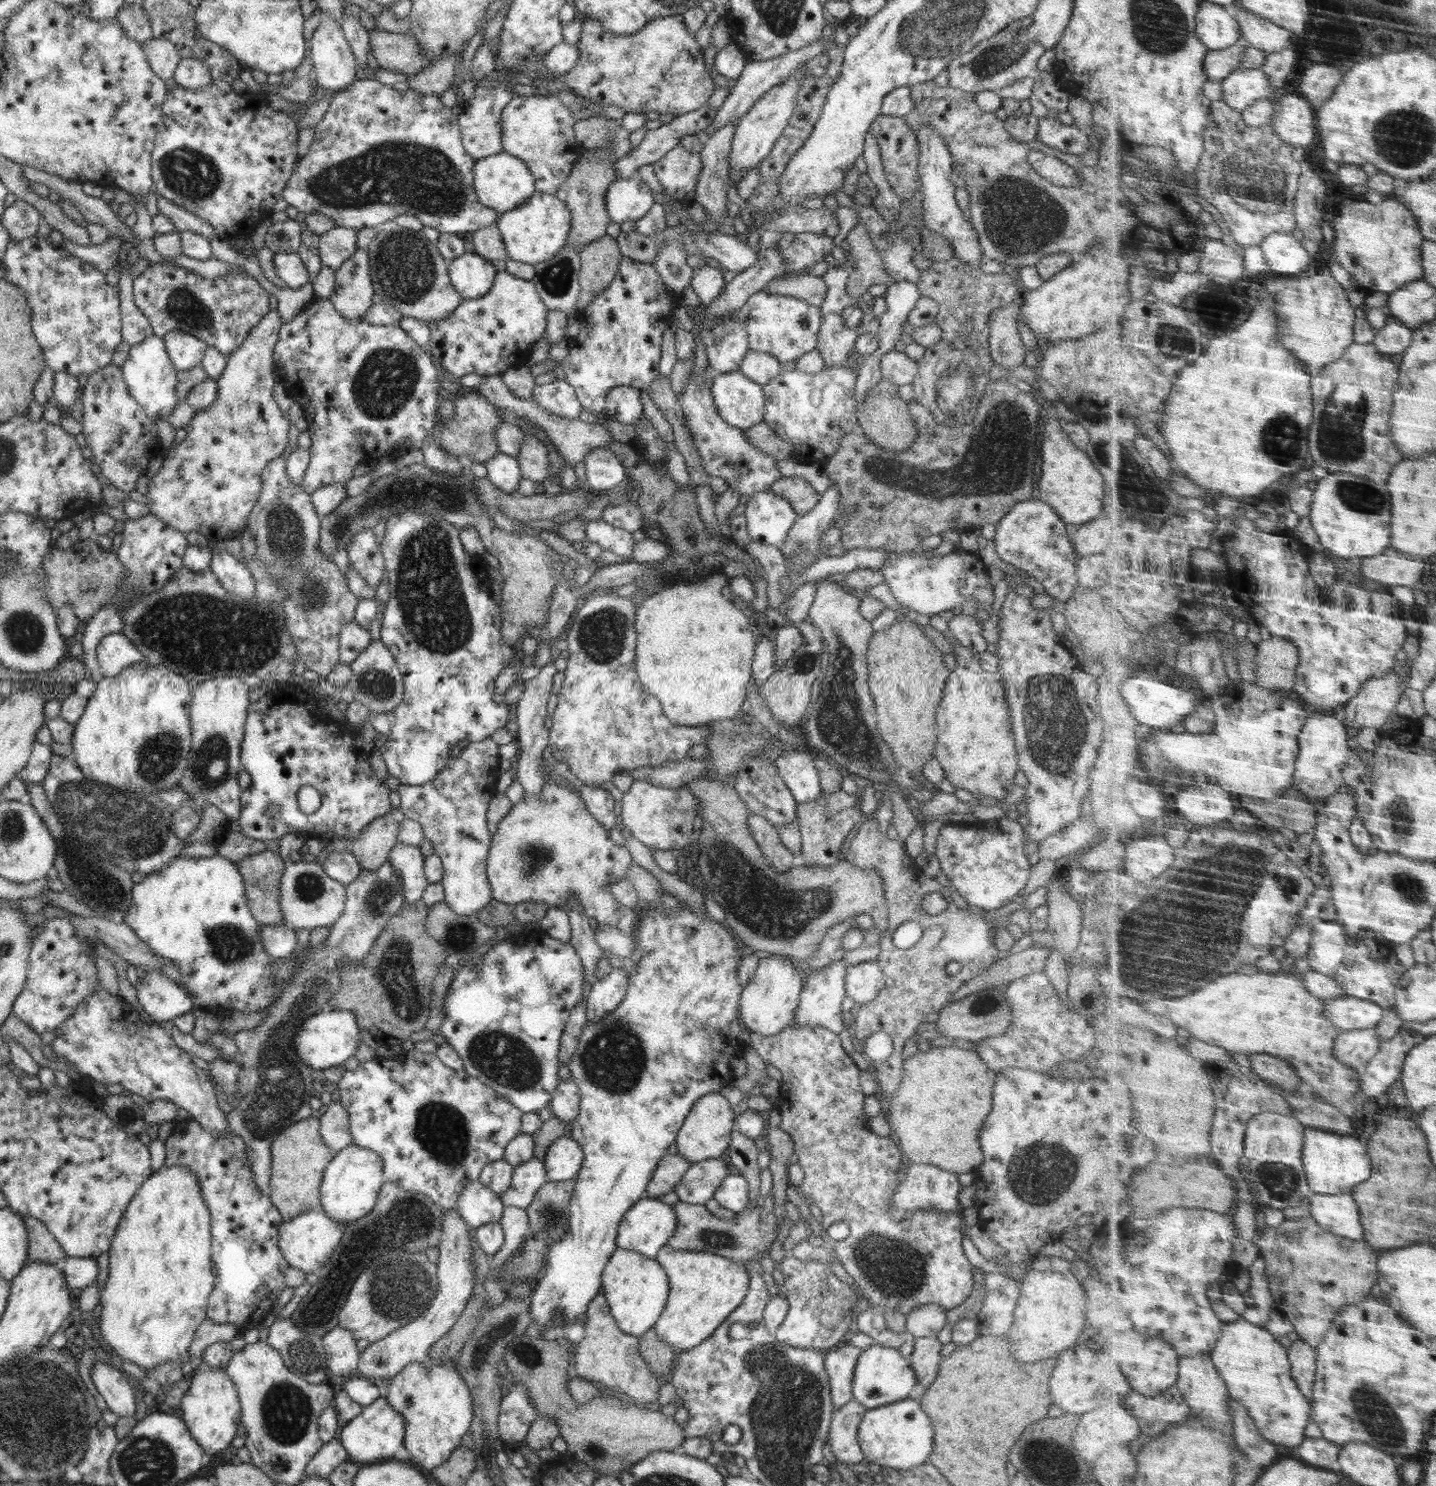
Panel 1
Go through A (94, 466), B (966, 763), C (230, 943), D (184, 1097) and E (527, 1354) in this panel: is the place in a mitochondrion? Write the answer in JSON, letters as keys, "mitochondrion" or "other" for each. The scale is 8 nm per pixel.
{"A":"other","B":"other","C":"mitochondrion","D":"other","E":"mitochondrion"}

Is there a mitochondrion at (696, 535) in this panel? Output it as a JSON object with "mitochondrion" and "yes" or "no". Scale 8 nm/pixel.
{"mitochondrion":"yes"}

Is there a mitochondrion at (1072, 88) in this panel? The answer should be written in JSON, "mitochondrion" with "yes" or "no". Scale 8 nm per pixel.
{"mitochondrion":"no"}

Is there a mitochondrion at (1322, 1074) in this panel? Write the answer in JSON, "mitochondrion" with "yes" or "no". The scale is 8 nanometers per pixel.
{"mitochondrion":"yes"}

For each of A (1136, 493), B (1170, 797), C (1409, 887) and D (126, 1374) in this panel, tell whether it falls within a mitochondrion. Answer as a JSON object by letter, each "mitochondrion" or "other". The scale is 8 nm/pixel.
{"A":"mitochondrion","B":"other","C":"mitochondrion","D":"other"}

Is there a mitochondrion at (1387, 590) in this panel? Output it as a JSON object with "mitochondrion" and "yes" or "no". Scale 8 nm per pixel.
{"mitochondrion":"no"}

